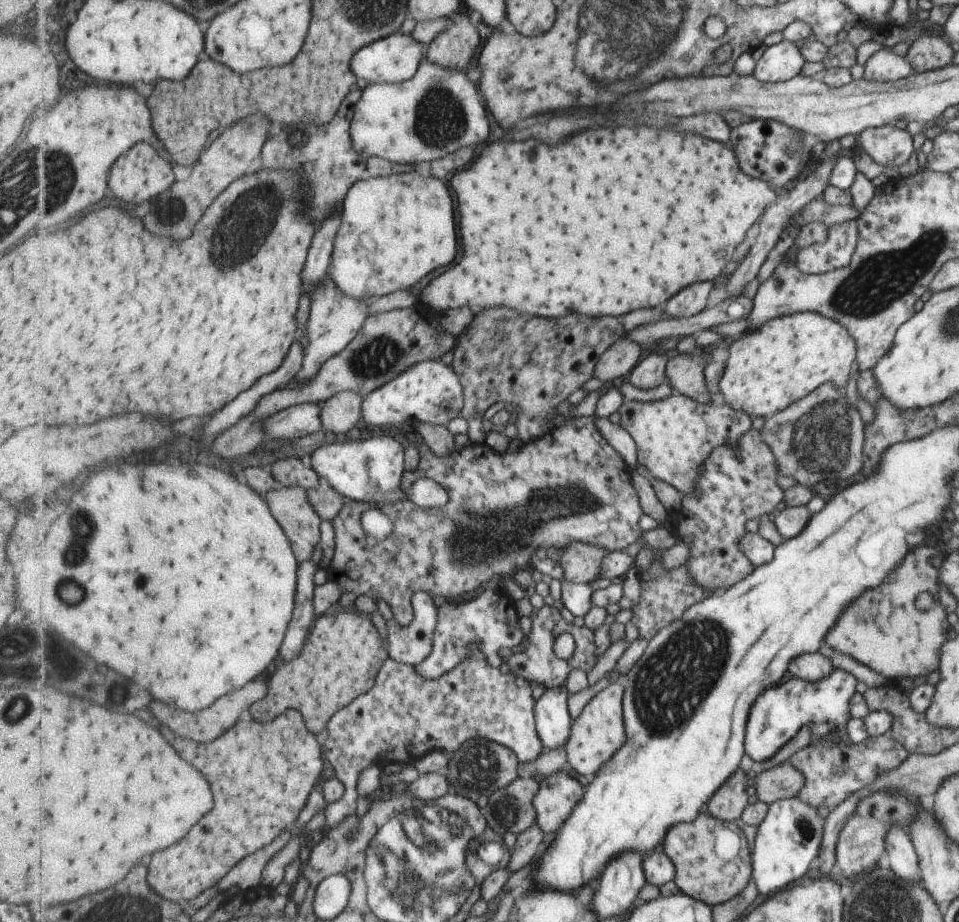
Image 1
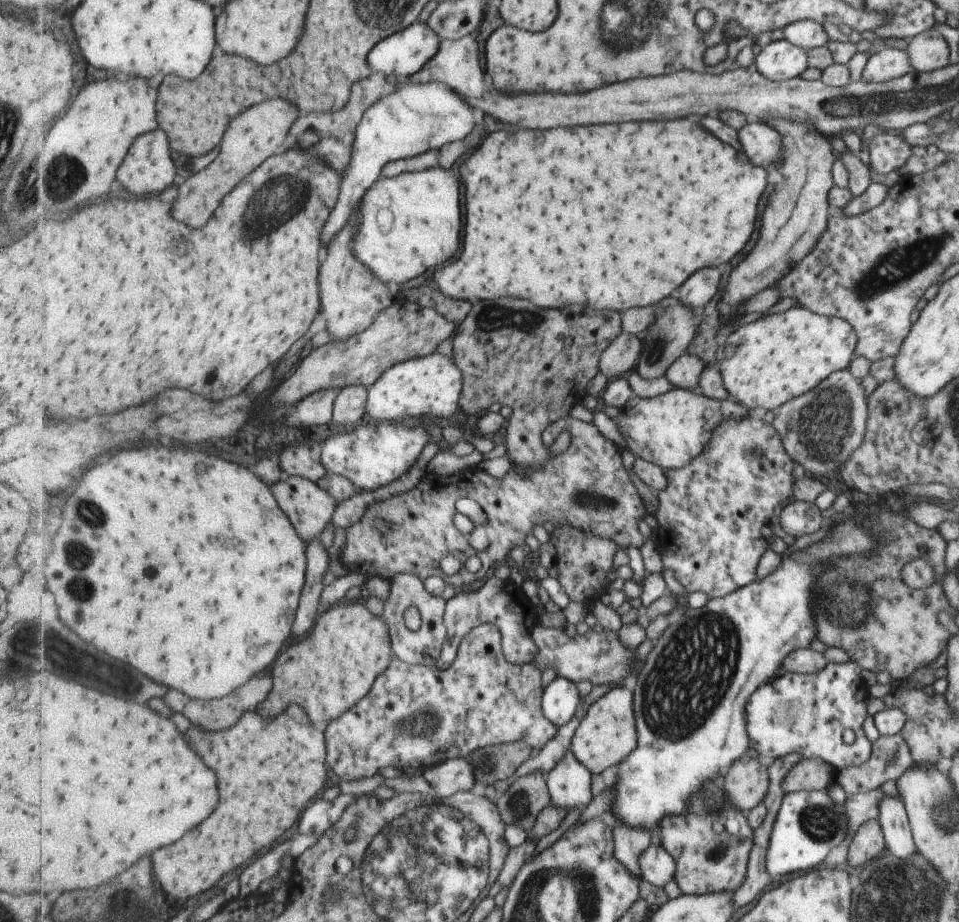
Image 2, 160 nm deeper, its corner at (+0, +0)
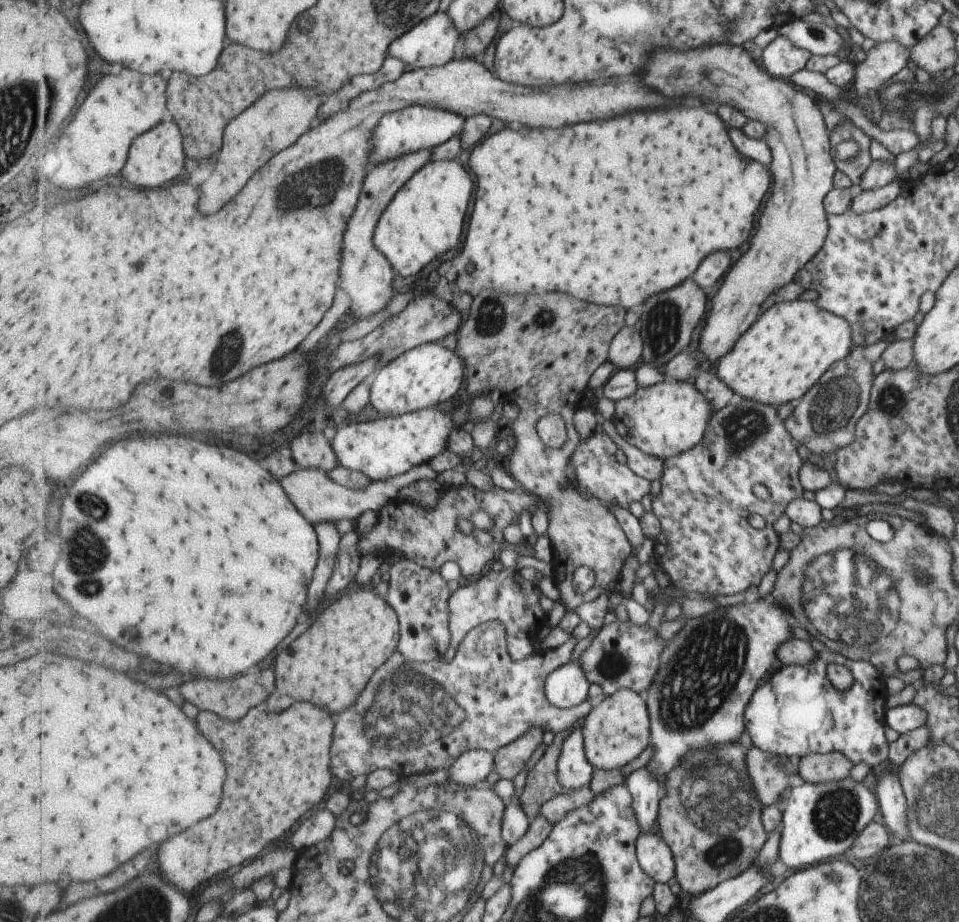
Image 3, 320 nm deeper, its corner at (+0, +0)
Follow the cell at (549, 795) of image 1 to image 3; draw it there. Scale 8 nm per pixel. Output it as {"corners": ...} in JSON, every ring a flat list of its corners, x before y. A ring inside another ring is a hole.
{"corners":[[581,723,575,727,571,736,565,740,560,757,560,784,565,792,575,792,591,784,593,766,585,754]]}

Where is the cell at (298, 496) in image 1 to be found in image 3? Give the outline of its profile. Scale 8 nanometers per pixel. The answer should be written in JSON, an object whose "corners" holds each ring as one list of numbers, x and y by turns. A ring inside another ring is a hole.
{"corners":[[428,463,416,466,415,469,409,470,408,473,389,478,383,482,372,482,365,490,353,490,352,488,337,484,335,480,329,478,329,473,316,468,297,468,289,476,282,478,281,486,285,487,285,492,289,494,297,506,297,510,309,519,316,527,325,522,337,524,340,520,359,518,363,512,371,510,379,512,383,506,400,496,401,488,410,484,415,484,419,480,438,480,438,472,435,472]]}

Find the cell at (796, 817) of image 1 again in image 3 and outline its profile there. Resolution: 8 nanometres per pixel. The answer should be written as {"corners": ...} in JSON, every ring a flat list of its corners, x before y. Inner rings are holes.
{"corners":[[851,778,837,782,791,786,774,804,781,812,777,859,788,871,834,859,853,845,857,834,877,814,876,796]]}

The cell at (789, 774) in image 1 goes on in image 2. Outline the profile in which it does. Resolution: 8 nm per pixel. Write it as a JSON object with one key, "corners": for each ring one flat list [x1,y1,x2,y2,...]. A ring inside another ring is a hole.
{"corners":[[819,757,800,758,787,772,782,782,784,794,795,791,820,791,832,785,835,768]]}

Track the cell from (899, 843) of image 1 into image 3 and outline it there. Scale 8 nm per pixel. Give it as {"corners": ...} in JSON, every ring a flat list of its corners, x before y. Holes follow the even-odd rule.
{"corners":[[893,769,882,771,875,782,875,791,877,791,876,802,879,804,881,812,879,817,884,819,889,834,897,836,904,843,909,839,907,820,905,819,908,809,896,771]]}

